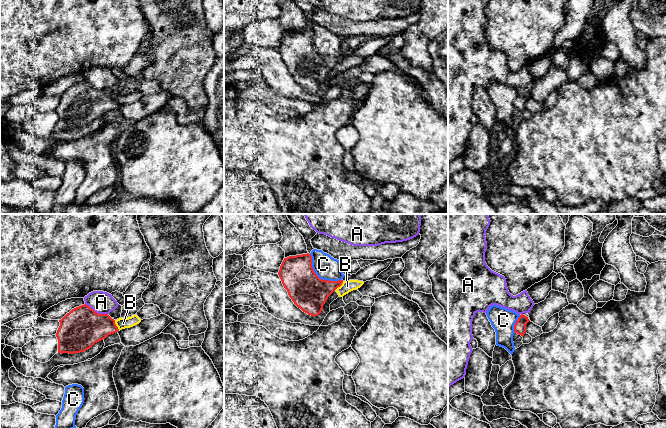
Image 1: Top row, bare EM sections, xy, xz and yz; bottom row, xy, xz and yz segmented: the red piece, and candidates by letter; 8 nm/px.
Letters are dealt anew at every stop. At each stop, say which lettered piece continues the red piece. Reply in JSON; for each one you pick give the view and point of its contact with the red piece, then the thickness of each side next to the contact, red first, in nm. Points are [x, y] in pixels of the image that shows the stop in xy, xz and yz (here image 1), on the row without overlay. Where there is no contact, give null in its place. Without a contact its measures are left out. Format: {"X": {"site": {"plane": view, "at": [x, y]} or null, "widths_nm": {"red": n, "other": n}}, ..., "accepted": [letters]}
{"accepted": []}

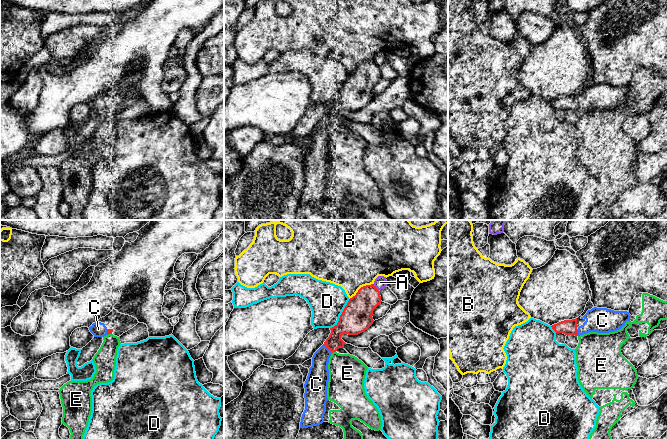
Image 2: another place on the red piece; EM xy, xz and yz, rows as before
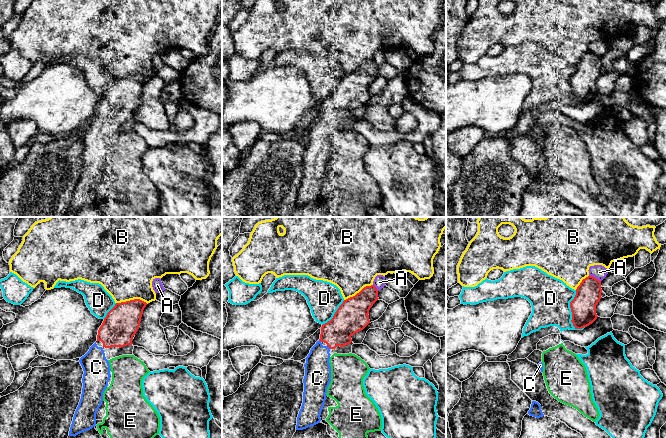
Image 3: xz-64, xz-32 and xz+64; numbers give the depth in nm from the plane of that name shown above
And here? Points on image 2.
{"C": {"site": {"plane": "xz", "at": [328, 124]}, "widths_nm": {"red": 160, "other": 170}}, "accepted": ["C"]}

